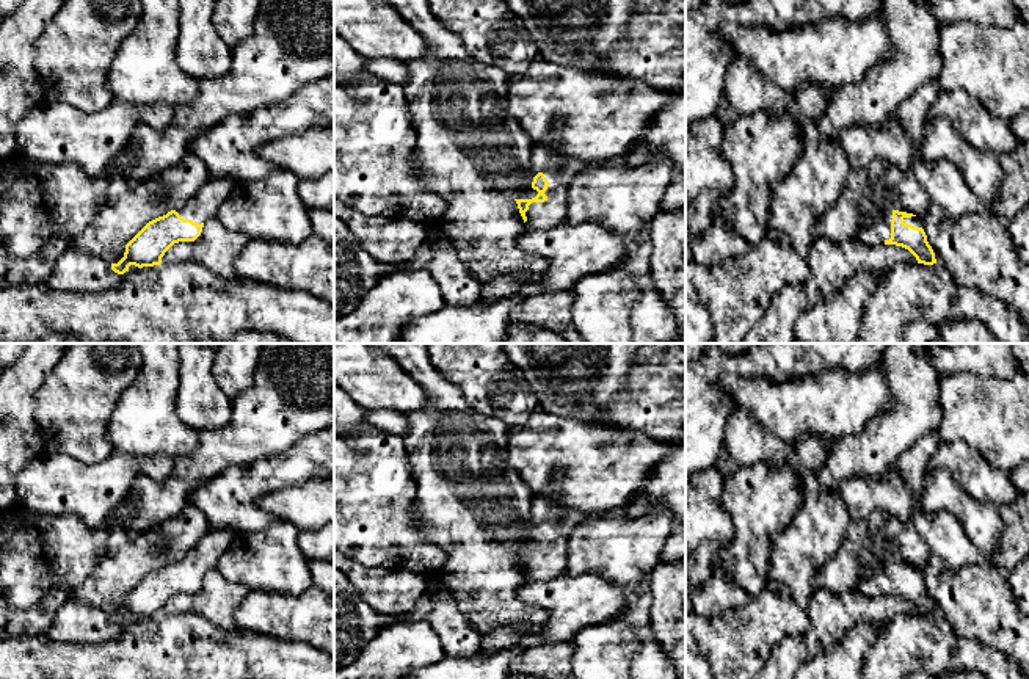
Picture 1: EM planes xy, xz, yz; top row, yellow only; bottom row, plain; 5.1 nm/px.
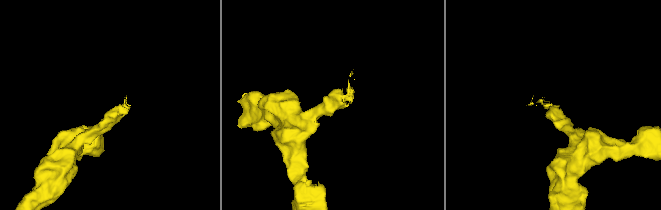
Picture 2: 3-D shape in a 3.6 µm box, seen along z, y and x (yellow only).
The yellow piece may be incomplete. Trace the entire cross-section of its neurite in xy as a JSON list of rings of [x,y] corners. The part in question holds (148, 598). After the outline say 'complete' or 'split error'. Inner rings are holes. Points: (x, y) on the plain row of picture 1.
[[[210,528],[184,558],[149,572],[125,596],[124,608],[118,615],[111,615],[111,621],[124,626],[130,616],[138,619],[160,616],[162,608],[174,594],[195,593],[201,586],[204,574],[216,569],[216,563],[231,546],[234,535],[235,532],[231,528]]]; split error

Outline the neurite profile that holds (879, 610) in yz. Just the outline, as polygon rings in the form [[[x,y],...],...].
[[[825,588],[816,590],[806,612],[811,629],[778,641],[754,679],[795,679],[803,663],[828,652],[833,643],[858,621],[886,626],[897,615],[918,615],[916,608],[902,597],[869,597],[858,588],[842,596]]]

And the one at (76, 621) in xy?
[[[67,597],[44,635],[53,641],[102,643],[116,638],[121,630],[122,626],[115,624],[102,608]]]

